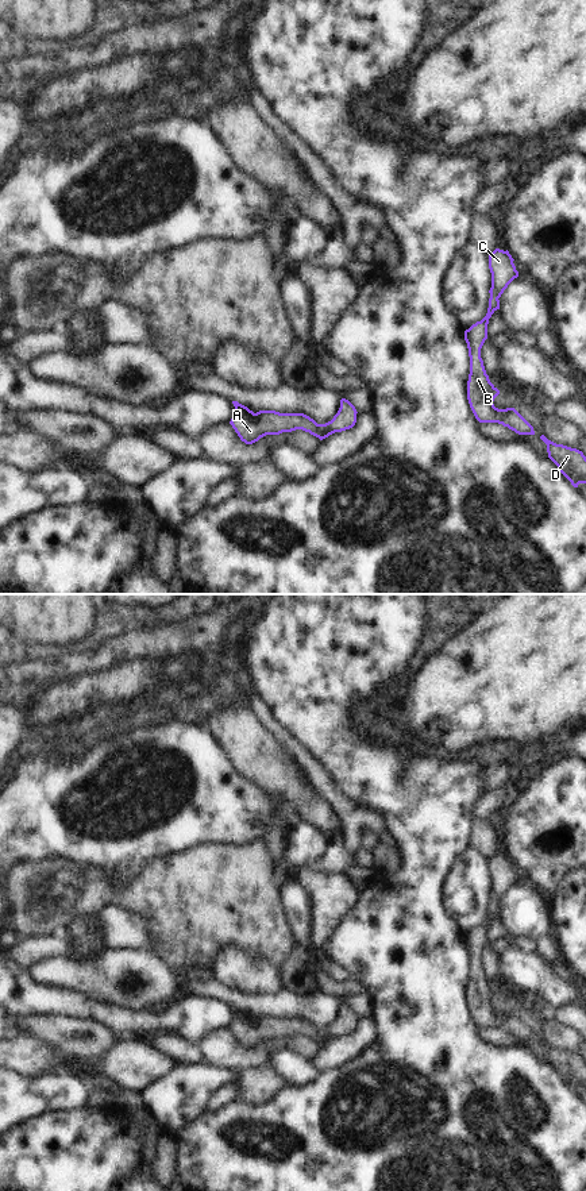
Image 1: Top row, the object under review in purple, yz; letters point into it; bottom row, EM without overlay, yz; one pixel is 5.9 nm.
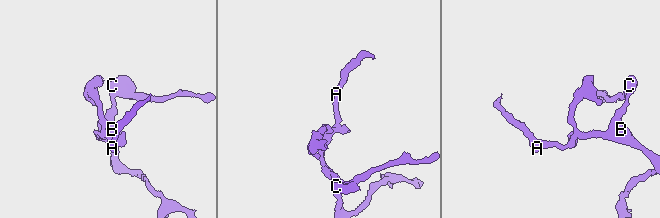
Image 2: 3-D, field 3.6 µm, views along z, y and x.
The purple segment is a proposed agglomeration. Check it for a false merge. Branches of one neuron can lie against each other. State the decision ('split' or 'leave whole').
leave whole

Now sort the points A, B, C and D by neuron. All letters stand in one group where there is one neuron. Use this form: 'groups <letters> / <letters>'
groups A B C D

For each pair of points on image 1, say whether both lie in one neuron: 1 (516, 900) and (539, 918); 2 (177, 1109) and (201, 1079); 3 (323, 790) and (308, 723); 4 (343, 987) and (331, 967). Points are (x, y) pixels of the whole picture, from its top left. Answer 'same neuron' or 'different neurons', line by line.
1: same neuron
2: same neuron
3: different neurons
4: different neurons

